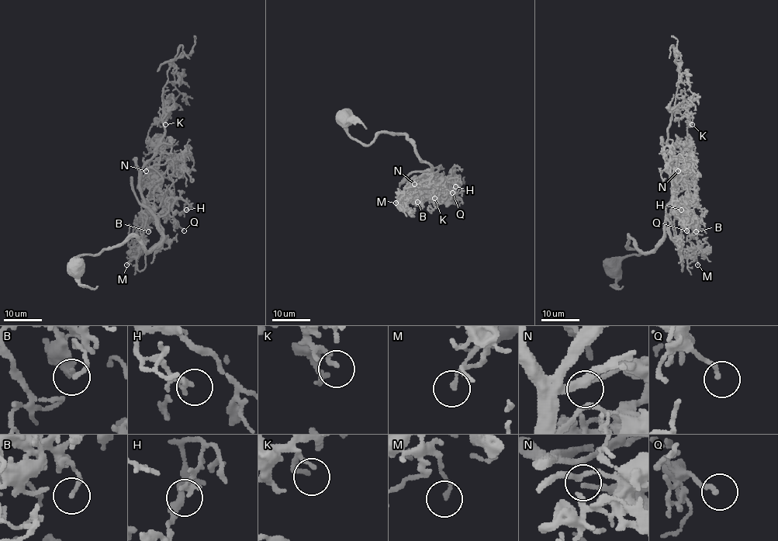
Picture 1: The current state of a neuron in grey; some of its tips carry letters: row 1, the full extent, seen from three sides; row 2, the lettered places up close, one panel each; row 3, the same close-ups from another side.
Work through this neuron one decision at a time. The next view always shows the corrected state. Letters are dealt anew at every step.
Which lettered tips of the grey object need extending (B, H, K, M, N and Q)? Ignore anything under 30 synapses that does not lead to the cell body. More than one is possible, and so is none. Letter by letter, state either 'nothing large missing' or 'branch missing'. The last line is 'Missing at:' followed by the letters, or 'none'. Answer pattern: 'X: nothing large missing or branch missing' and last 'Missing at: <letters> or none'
B: branch missing
H: nothing large missing
K: nothing large missing
M: nothing large missing
N: nothing large missing
Q: nothing large missing
Missing at: B

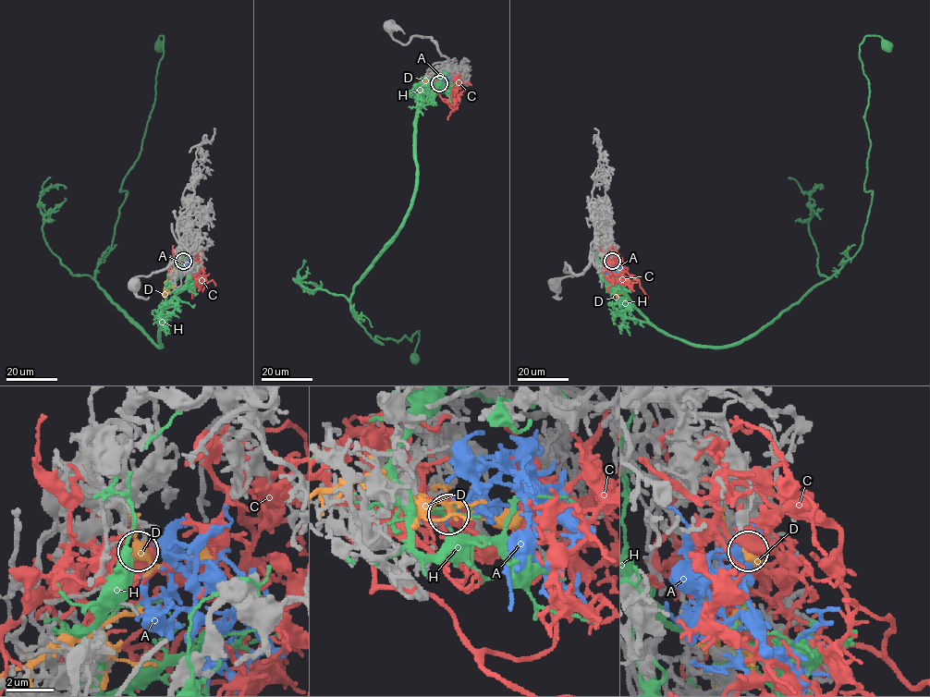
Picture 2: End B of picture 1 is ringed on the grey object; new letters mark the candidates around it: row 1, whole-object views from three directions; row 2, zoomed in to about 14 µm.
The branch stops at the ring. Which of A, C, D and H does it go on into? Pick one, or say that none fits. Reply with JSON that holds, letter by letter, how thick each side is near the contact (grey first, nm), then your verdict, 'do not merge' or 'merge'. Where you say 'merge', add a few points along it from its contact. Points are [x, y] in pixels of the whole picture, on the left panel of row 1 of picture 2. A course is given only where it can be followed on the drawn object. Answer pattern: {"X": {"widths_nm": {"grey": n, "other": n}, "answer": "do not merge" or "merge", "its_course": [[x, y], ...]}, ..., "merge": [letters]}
{"A": {"widths_nm": {"grey": 160, "other": 160}, "answer": "merge", "its_course": [[183, 261], [192, 271], [199, 266]]}, "C": {"widths_nm": {"grey": 160, "other": 400}, "answer": "do not merge"}, "D": {"widths_nm": {"grey": 150, "other": 280}, "answer": "do not merge"}, "H": {"widths_nm": {"grey": 170, "other": 160}, "answer": "do not merge"}, "merge": ["A"]}

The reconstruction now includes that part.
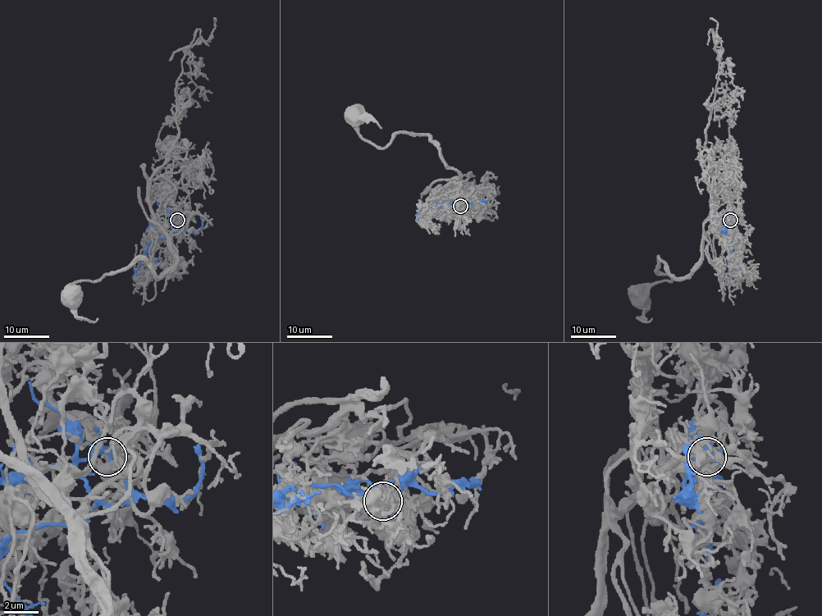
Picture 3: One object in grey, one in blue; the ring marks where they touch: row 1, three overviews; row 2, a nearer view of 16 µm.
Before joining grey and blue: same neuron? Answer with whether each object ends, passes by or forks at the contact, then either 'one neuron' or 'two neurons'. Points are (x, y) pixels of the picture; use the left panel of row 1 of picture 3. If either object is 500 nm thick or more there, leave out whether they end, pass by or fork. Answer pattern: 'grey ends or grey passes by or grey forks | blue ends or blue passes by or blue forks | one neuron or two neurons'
grey forks | blue passes by | two neurons

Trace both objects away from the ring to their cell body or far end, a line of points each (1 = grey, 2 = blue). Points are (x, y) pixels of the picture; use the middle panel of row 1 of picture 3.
1: (461, 206), (464, 193), (449, 189), (461, 175), (426, 134), (398, 133), (376, 147), (359, 133), (356, 116)
2: (461, 206), (456, 206), (453, 203), (455, 200), (456, 204), (438, 201), (423, 215), (418, 203), (422, 203)

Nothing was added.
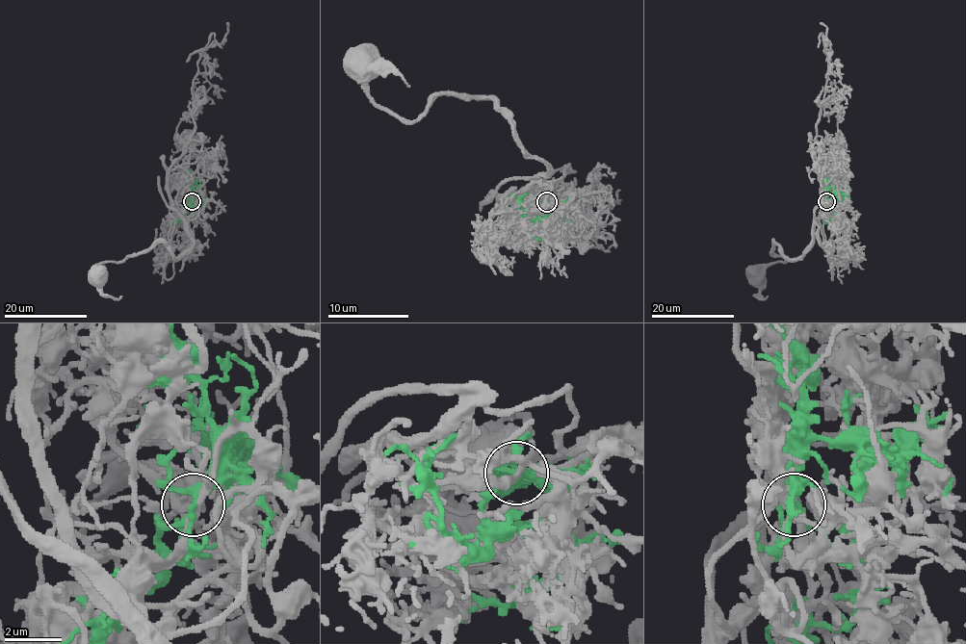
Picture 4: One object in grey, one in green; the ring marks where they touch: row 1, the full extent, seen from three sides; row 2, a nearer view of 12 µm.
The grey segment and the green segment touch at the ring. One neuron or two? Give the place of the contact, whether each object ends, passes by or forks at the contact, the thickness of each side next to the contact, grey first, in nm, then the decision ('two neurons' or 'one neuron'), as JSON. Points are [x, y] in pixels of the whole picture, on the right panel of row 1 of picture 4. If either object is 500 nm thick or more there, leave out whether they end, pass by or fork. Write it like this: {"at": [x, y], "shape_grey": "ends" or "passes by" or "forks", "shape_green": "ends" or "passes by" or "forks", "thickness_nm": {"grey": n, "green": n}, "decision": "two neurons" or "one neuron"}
{"at": [826, 201], "shape_grey": "forks", "shape_green": "forks", "thickness_nm": {"grey": 200, "green": 240}, "decision": "two neurons"}

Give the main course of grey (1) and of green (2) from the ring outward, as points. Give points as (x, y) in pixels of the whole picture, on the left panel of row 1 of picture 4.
1: (192, 201), (183, 219), (194, 244), (177, 259), (162, 243), (153, 243), (122, 260), (101, 264), (98, 273)
2: (192, 201), (187, 204), (187, 212), (180, 218), (170, 223)

